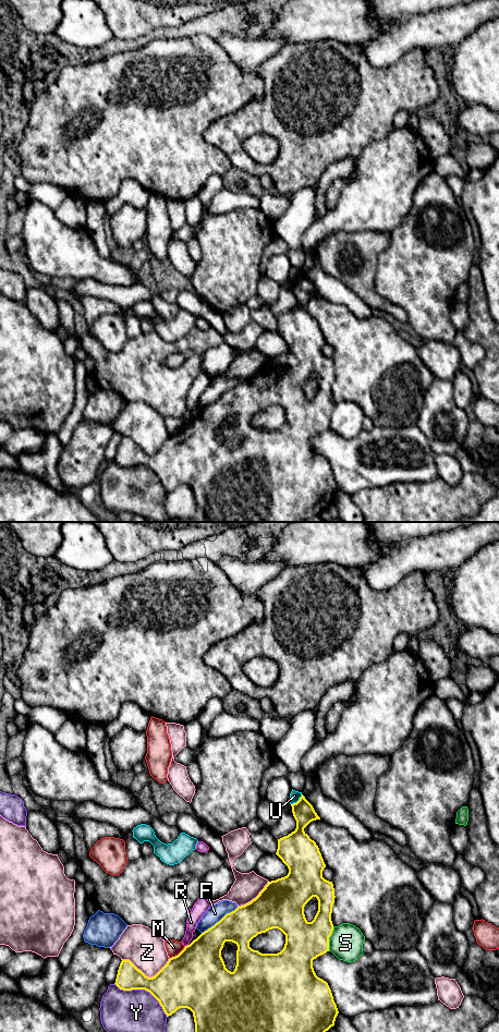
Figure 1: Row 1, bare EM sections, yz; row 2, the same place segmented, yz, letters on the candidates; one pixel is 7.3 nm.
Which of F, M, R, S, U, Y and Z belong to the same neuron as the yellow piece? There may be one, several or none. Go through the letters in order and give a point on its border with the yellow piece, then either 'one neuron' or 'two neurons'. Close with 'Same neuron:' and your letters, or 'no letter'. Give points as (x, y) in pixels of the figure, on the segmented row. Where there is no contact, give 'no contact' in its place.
F: meets yellow in yz at (220, 920); two neurons
M: meets yellow in yz at (179, 954); two neurons
R: meets yellow in yz at (187, 945); two neurons
S: meets yellow in yz at (328, 938); two neurons
U: meets yellow in yz at (297, 801); two neurons
Y: meets yellow in yz at (144, 988); two neurons
Z: meets yellow in yz at (146, 976); two neurons
Same neuron: no letter

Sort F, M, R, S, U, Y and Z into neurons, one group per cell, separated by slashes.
F / M / R / S / U Y / Z

